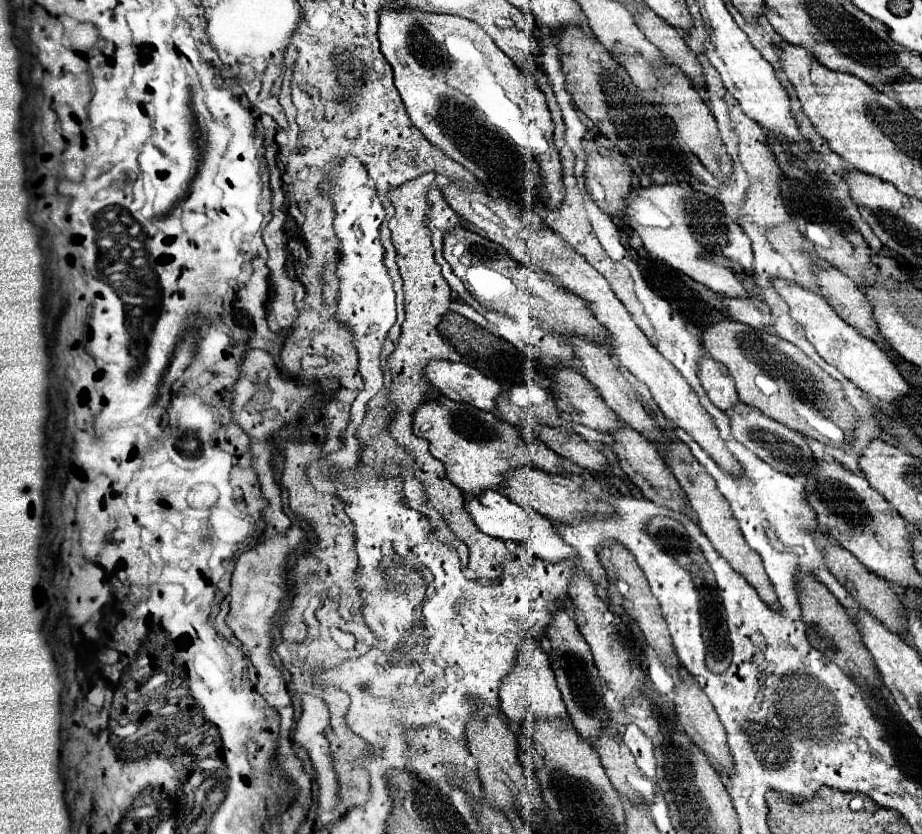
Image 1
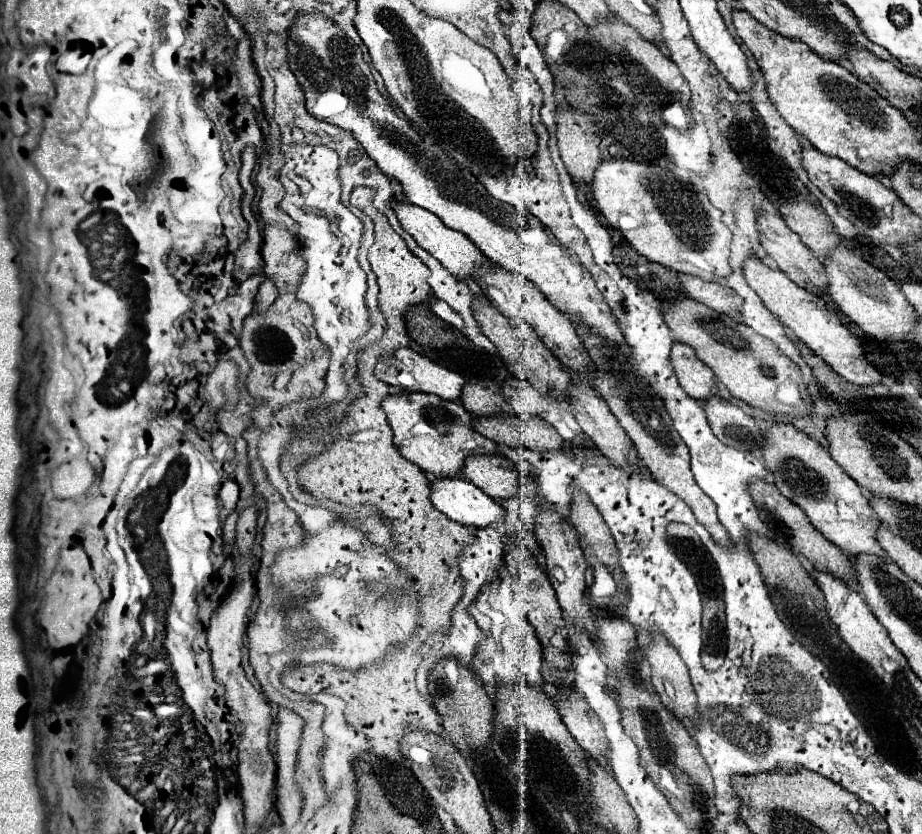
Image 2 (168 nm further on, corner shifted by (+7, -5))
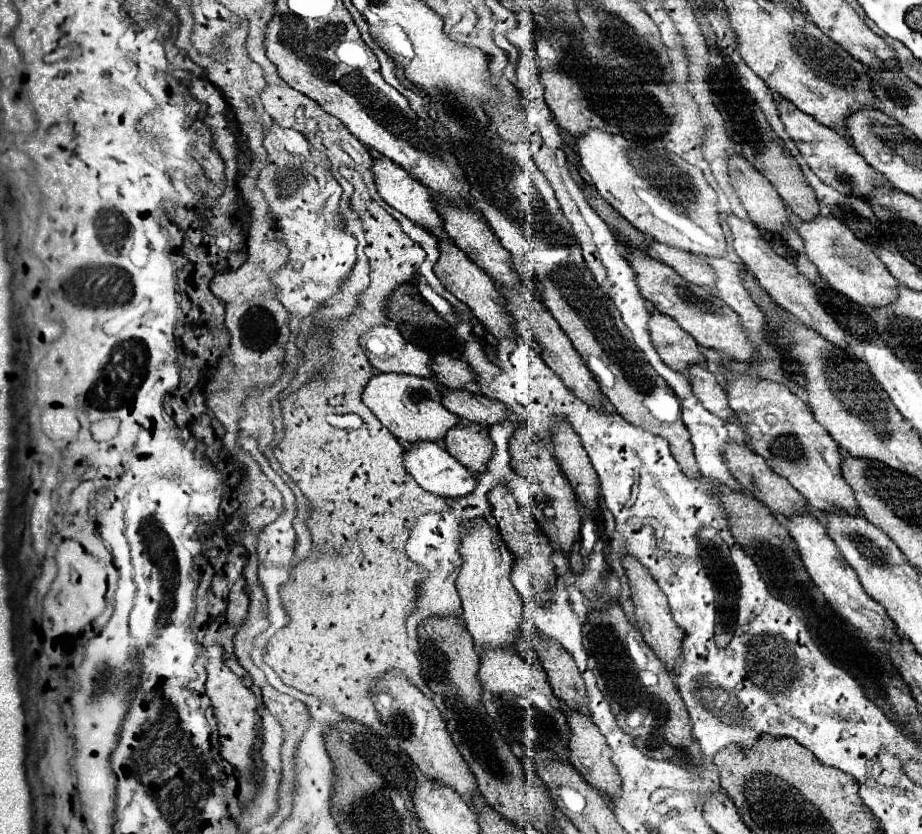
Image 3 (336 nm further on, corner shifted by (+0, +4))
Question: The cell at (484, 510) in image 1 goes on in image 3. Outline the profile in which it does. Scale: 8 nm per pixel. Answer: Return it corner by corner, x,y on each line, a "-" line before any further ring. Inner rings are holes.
433,441
411,443
403,453
403,461
405,461
407,473
413,475
413,479
423,489
427,489
435,495
455,499
455,497
461,497
461,495
469,495
475,489
475,477
459,461
455,461
439,443
433,443

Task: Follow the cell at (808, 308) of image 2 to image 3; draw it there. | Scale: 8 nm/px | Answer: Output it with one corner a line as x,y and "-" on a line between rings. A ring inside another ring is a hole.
735,215
727,217
727,223
731,227
733,233
733,247
737,251
737,255
741,257
741,261
749,267
749,271
755,275
755,279
759,281
759,285
771,295
771,299
781,305
785,311
793,313
801,323
805,323
807,327
815,329
817,333
821,333
827,341
835,343
837,347
845,347
847,349
847,341
845,341
845,333
843,329
837,325
837,321
827,313
827,309
819,303
817,293
811,289
811,283
797,273
795,263
789,263
787,259
779,257
771,245
763,239
761,231
757,229
757,225
753,225
753,221
749,219
739,219

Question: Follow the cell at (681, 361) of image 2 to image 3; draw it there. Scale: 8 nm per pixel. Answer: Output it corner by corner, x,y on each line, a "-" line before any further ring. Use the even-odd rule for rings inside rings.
651,313
649,333
659,357
665,361
665,365
669,365
675,371
685,373
689,365
695,365
703,359
697,341
663,313

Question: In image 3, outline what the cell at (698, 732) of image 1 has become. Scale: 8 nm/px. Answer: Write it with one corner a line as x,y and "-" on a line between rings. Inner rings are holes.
625,555
621,559
625,575
627,575
627,583
629,583
629,591
631,591
631,601
633,601
633,615
635,615
635,623
639,627
639,631
643,633
645,643
655,651
655,655
665,663
667,669
675,669
681,663
681,641
683,641
683,631
677,629
673,615
669,611
669,603
667,597
661,593
657,581
649,575
649,571
637,561
637,557
633,555

